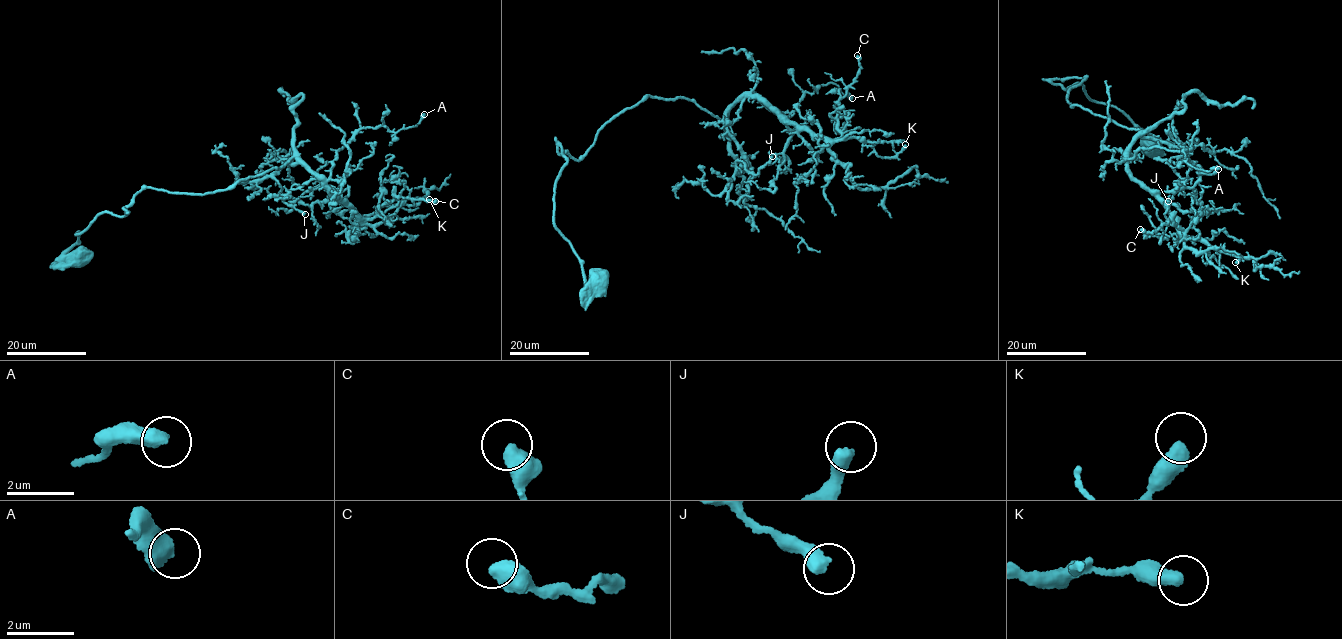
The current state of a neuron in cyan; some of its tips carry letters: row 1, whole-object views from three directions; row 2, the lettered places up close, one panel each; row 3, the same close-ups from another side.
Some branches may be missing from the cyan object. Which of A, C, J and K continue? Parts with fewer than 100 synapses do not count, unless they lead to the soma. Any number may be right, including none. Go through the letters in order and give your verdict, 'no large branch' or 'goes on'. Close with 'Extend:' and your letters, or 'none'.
A: no large branch
C: no large branch
J: no large branch
K: no large branch
Extend: none

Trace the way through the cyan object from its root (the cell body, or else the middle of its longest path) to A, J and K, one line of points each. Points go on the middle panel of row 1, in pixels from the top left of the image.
A: (598, 282), (558, 147), (650, 95), (852, 98)
J: (598, 282), (586, 286), (554, 224), (558, 147), (582, 158), (650, 95), (725, 115), (738, 172), (772, 156)
K: (598, 282), (554, 224), (558, 147), (582, 158), (648, 96), (721, 119), (757, 98), (884, 158), (905, 144)

